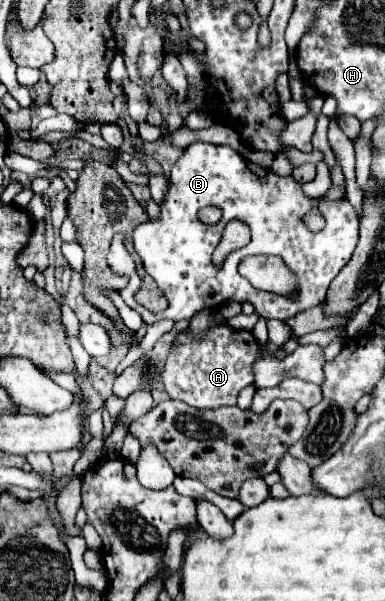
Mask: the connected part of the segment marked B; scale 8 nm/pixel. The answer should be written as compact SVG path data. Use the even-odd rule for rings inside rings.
M193 142L185 148L183 156L171 170L169 190L161 204L159 216L133 230L135 250L141 256L147 274L151 274L165 292L169 308L161 314L151 314L137 304L135 292L139 290L139 274L135 272L133 260L125 250L123 238L113 238L107 264L115 274L129 278L127 288L121 290L121 298L129 308L139 312L147 324L155 324L161 318L171 318L175 322L191 320L201 310L217 310L225 300L235 300L239 304L251 302L255 312L265 320L287 320L297 314L297 310L313 308L325 300L331 280L351 258L353 244L357 244L359 218L347 200L321 200L317 206L323 212L327 226L315 234L301 220L311 210L311 198L303 194L301 184L295 182L293 176L277 176L271 168L259 168L229 146ZM205 206L221 208L223 218L219 224L207 226L199 222L197 212ZM229 220L245 222L251 228L251 242L245 248L229 254L221 268L215 268L211 264L211 254L217 248L223 228ZM253 254L281 256L289 270L299 278L299 294L277 296L253 288L249 280L237 272L239 262Z

